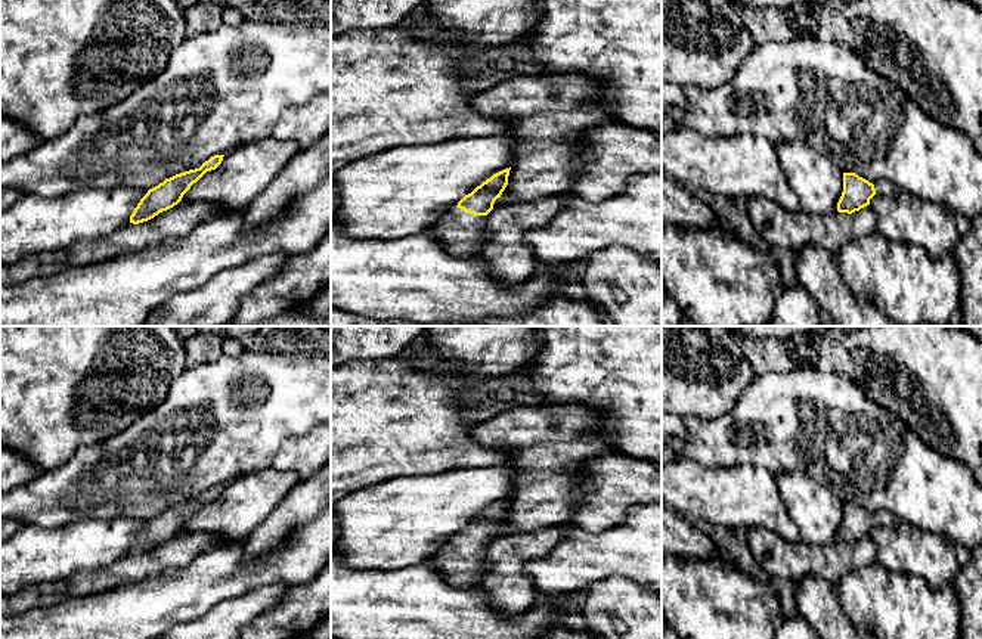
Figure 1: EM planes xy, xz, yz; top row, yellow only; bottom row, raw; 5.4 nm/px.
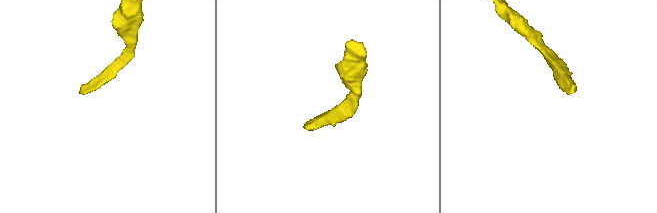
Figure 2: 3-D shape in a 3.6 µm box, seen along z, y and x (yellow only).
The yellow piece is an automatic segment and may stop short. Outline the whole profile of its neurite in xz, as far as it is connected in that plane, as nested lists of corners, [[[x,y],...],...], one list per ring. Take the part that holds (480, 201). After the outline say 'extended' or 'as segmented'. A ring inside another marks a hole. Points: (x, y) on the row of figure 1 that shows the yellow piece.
[[[511,167],[483,182],[430,227],[452,255],[471,257],[481,251],[486,215],[505,190],[509,170]]]; extended

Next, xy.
[[[214,155],[199,168],[176,174],[149,189],[130,215],[130,223],[139,224],[148,221],[159,213],[177,205],[193,183],[196,183],[207,171],[216,170],[222,164],[223,156],[224,155]]]; as segmented

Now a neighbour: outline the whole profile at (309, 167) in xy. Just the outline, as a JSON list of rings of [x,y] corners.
[[[331,130],[315,145],[298,151],[272,183],[245,208],[245,223],[264,224],[286,205],[319,184],[331,173]]]

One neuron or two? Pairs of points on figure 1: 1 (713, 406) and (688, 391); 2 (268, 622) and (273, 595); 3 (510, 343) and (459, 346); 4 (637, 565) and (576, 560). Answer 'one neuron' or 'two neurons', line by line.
1: one neuron
2: two neurons
3: one neuron
4: one neuron

